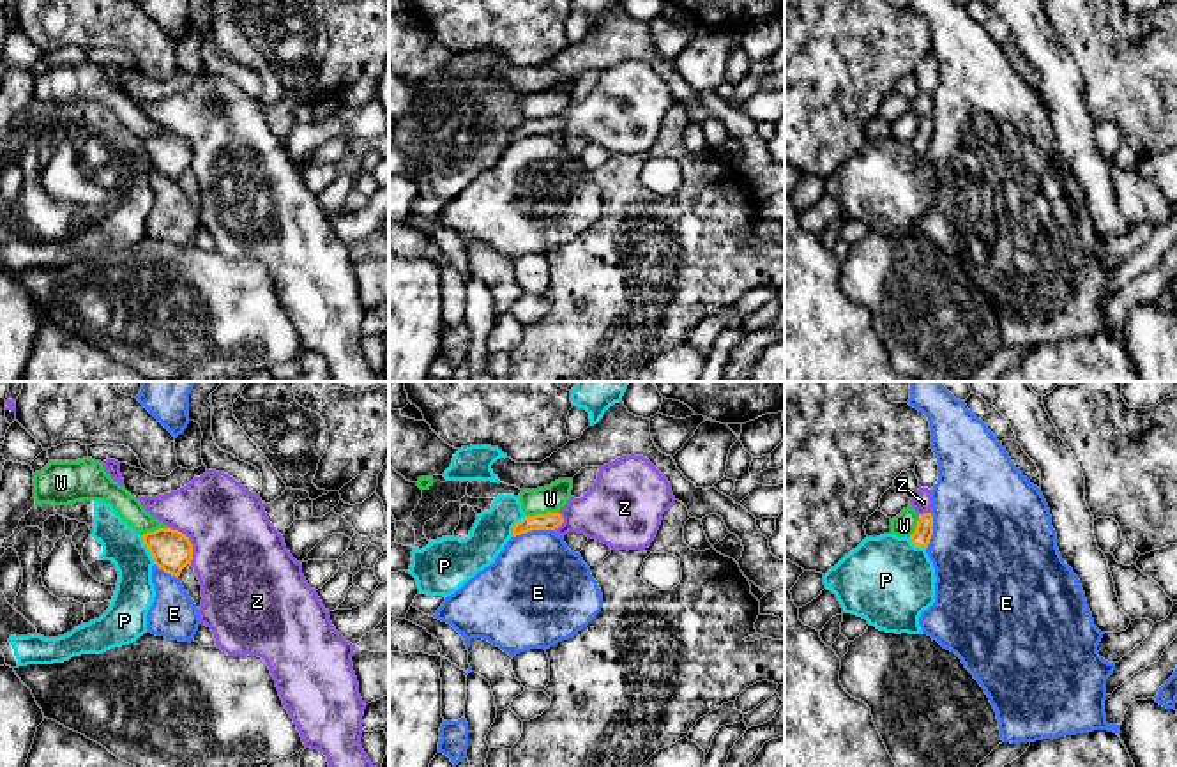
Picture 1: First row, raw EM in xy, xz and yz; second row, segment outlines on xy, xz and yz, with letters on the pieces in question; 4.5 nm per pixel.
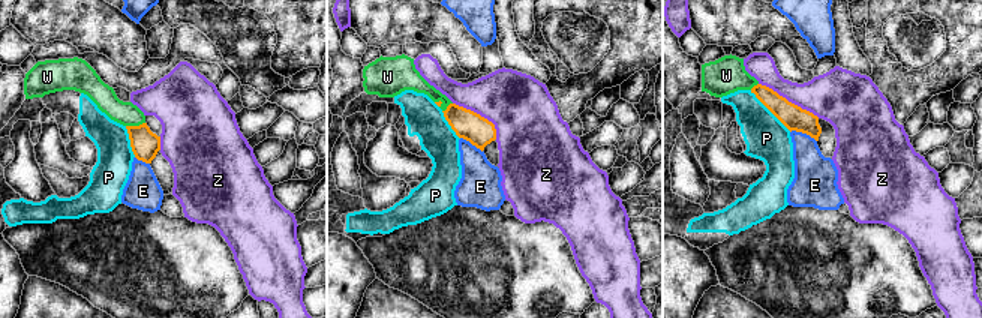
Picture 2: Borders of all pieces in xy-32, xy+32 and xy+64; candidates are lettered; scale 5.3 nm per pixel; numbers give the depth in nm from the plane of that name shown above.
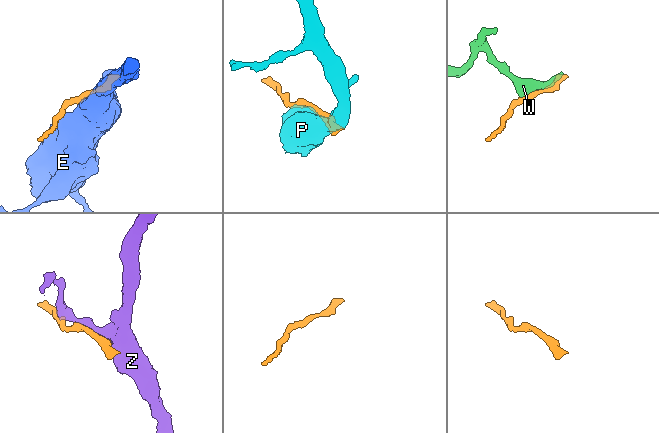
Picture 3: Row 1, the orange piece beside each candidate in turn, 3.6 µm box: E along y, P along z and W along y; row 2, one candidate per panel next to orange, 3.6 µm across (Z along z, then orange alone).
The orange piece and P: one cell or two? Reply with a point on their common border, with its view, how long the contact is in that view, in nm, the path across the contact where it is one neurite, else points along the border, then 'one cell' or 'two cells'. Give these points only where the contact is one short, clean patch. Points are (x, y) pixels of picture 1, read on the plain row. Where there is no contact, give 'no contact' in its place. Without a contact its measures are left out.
xy (149, 154) | 140 nm | two cells

